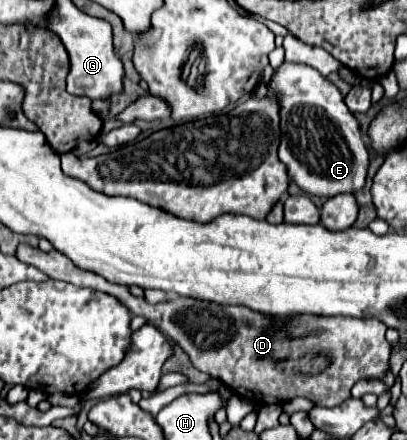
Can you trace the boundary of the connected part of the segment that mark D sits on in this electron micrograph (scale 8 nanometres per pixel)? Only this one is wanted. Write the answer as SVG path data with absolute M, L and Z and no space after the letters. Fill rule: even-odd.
M21 244L17 248L17 258L21 262L27 262L27 264L35 266L43 274L47 274L49 278L113 294L133 314L147 318L163 334L167 334L175 344L179 344L189 354L189 358L191 358L191 362L193 362L193 366L197 370L207 372L213 378L219 378L237 396L243 396L243 398L247 398L249 402L253 402L257 406L267 406L267 404L277 404L277 402L283 404L287 400L293 400L295 396L305 396L305 398L317 402L317 406L329 406L329 408L339 406L343 400L347 400L351 396L349 390L357 380L361 380L361 378L381 378L389 370L391 344L385 340L387 326L381 324L379 320L351 320L347 316L287 316L281 326L273 326L271 316L263 316L261 312L251 312L249 308L243 308L243 306L221 306L221 304L211 304L211 302L205 302L205 300L183 298L183 296L177 296L177 298L171 298L167 302L159 302L159 304L153 306L145 298L133 296L127 286L111 284L111 282L103 280L103 276L99 276L95 272L77 268L75 264L71 264L71 260L67 256L63 256L57 250L51 250L49 254L45 254L39 248L31 248L27 244ZM315 356L325 356L329 360L325 372L297 374L297 372L287 372L281 366L283 360L293 360L295 362L295 360L303 360L303 358L309 360L309 358L315 358Z

